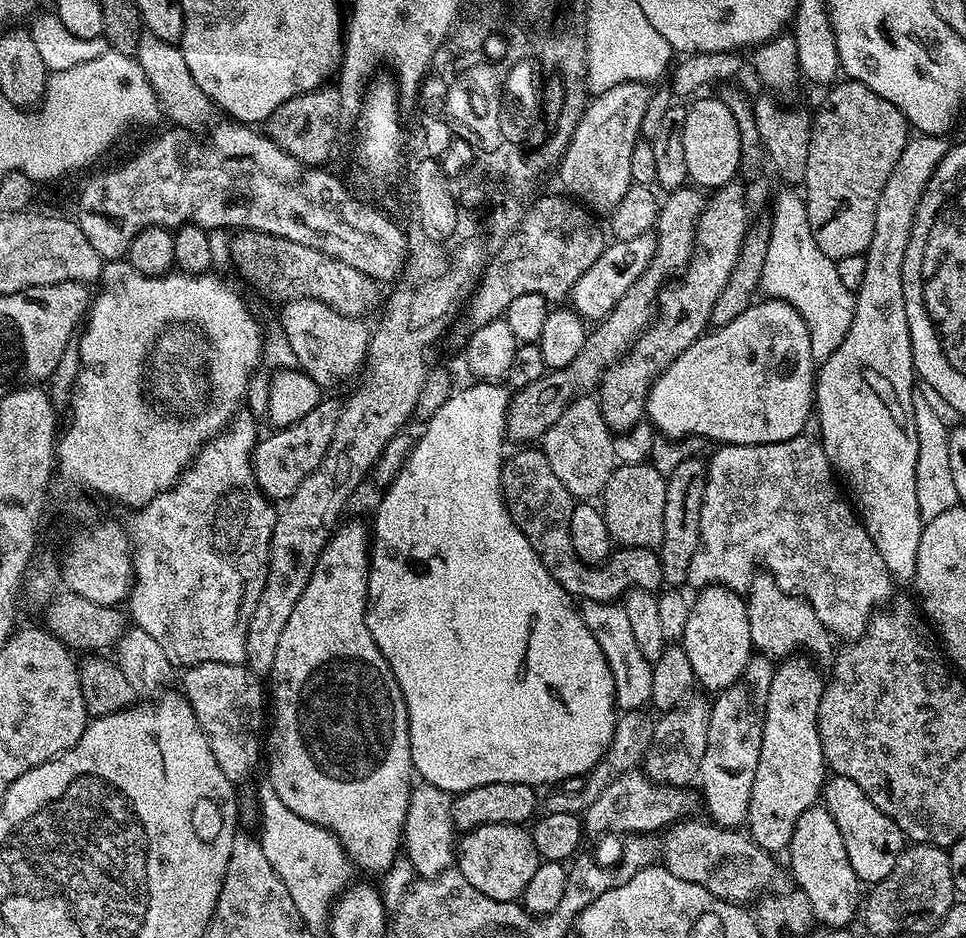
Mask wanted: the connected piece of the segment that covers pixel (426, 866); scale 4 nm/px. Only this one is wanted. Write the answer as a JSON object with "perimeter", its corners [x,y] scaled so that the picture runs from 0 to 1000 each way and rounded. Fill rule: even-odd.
{"perimeter":[[[438,834],[432,835],[422,848],[416,908],[432,935],[452,934],[469,924],[474,907],[474,885],[468,875],[468,855],[465,844]]]}

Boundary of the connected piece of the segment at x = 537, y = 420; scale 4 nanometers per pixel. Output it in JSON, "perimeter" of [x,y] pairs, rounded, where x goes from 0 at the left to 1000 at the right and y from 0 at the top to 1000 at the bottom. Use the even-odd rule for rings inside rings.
{"perimeter":[[[720,198],[700,200],[686,210],[677,244],[677,275],[671,280],[660,301],[656,301],[656,305],[652,305],[652,309],[644,313],[640,326],[636,326],[636,330],[631,330],[631,335],[614,349],[617,350],[614,354],[612,351],[606,357],[602,373],[598,382],[590,386],[590,390],[568,396],[543,414],[529,419],[522,451],[522,459],[527,470],[558,470],[565,463],[565,458],[569,458],[569,454],[573,454],[573,450],[582,443],[582,437],[586,437],[591,426],[597,425],[601,419],[612,419],[625,402],[626,394],[647,378],[654,366],[671,351],[681,332],[683,308],[701,292],[707,291],[718,272],[718,263],[722,261],[720,242],[730,216],[730,206]]]}

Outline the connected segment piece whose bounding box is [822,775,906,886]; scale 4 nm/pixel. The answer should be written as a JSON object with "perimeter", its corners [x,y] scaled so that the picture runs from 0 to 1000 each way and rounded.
{"perimeter":[[[862,826],[854,835],[851,845],[852,860],[867,876],[867,885],[872,885],[872,898],[876,898],[876,912],[880,914],[880,923],[884,923],[884,932],[889,936],[891,943],[906,945],[925,928],[925,919],[930,919],[932,909],[938,903],[938,892],[934,885],[896,846],[888,834],[880,834],[880,829]]]}

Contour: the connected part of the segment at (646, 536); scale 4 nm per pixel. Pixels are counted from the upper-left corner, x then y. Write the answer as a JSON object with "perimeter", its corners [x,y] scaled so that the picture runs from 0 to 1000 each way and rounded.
{"perimeter":[[[674,494],[642,495],[631,505],[631,514],[627,514],[623,526],[623,545],[627,552],[627,565],[631,565],[635,577],[644,584],[674,584],[678,585],[685,574],[685,547],[689,541],[688,504],[674,499]]]}

